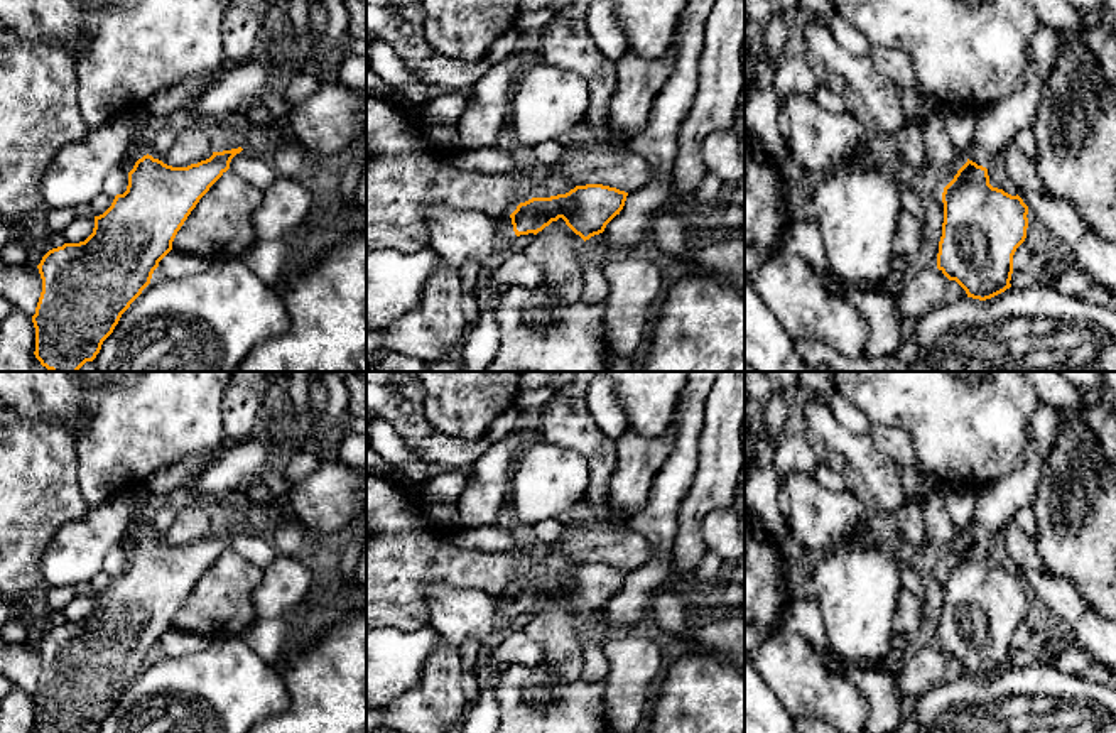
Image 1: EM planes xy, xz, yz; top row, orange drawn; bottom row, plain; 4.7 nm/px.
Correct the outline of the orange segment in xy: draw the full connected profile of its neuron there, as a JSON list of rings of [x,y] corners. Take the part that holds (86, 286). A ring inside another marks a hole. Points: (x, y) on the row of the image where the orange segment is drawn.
[[[144,133],[132,140],[122,164],[128,174],[127,191],[116,194],[103,214],[95,216],[93,233],[84,242],[49,250],[37,265],[42,292],[32,323],[34,355],[42,366],[51,372],[78,372],[96,358],[122,314],[150,284],[159,262],[172,250],[172,242],[191,211],[241,150],[213,152],[198,164],[172,167],[149,154]]]

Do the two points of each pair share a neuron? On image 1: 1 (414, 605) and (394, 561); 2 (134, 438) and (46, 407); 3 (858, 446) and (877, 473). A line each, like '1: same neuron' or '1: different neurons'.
1: same neuron
2: same neuron
3: same neuron

